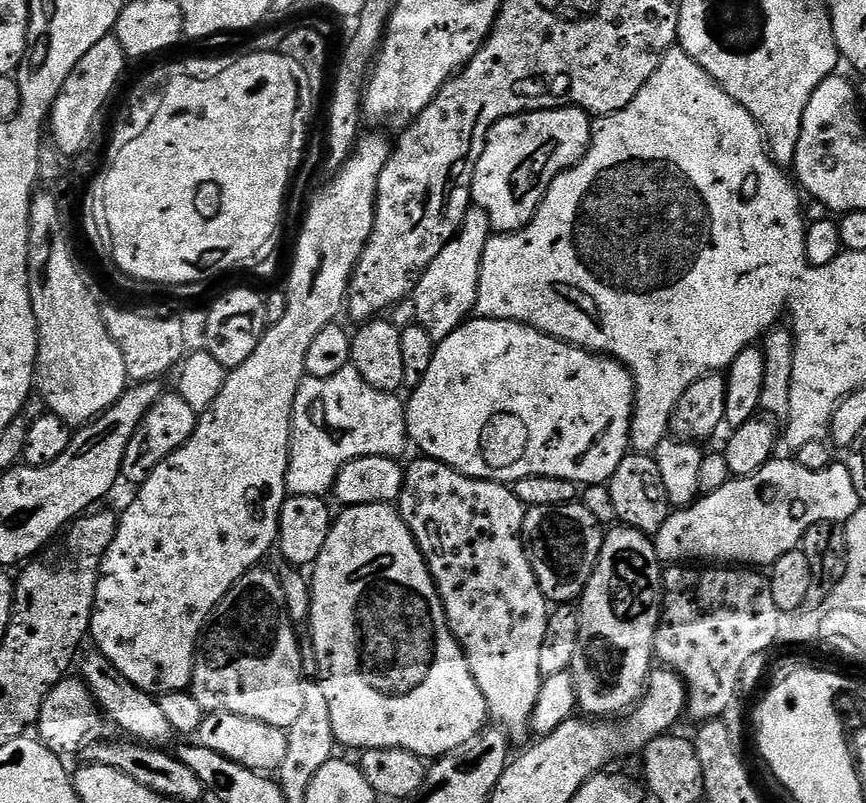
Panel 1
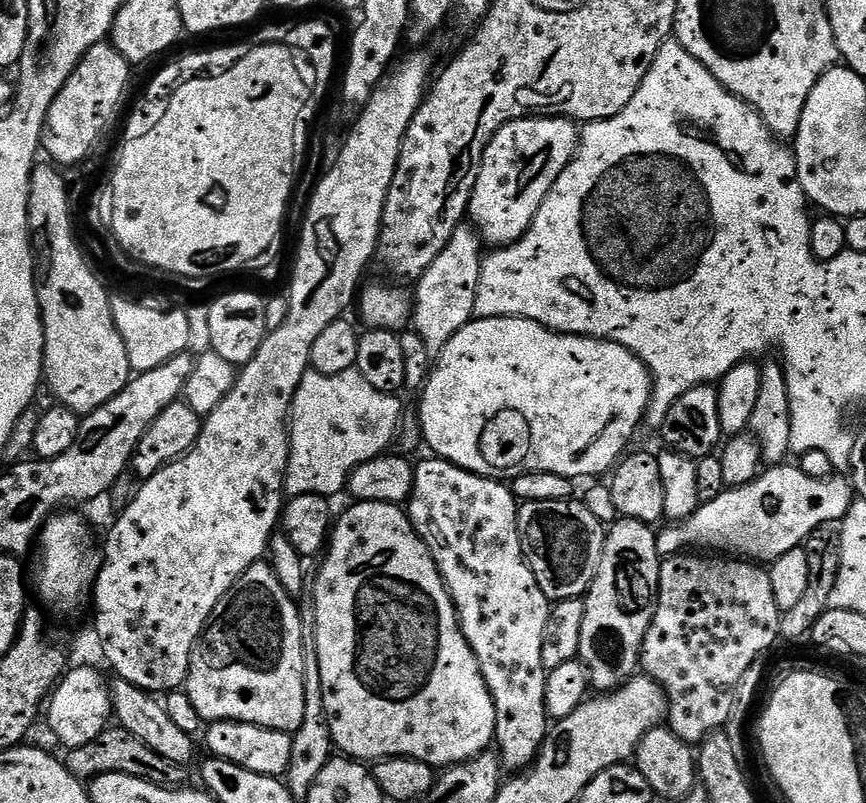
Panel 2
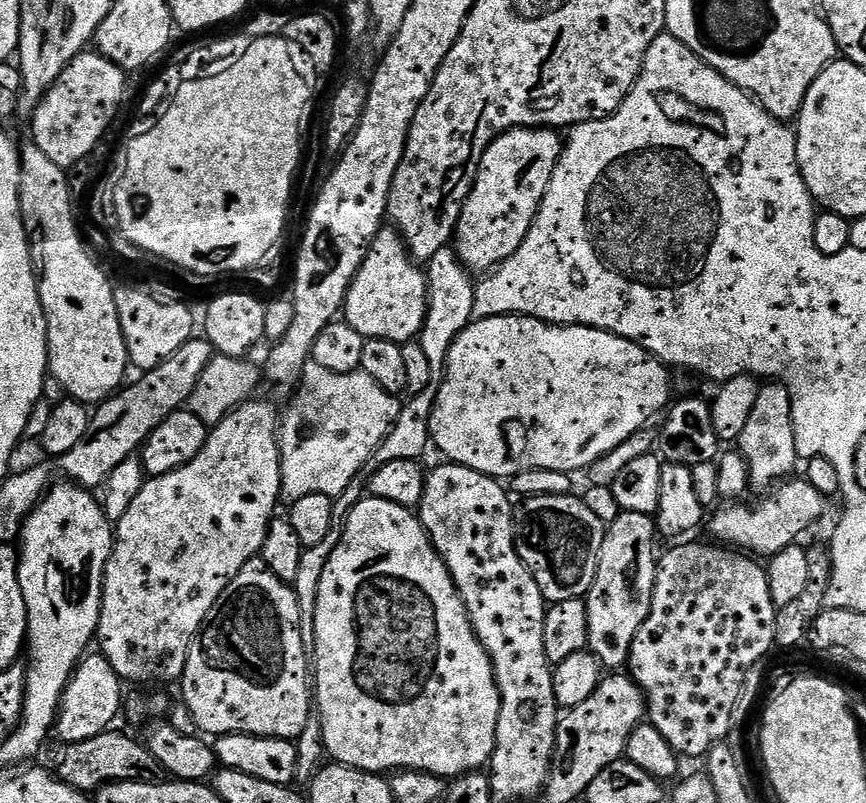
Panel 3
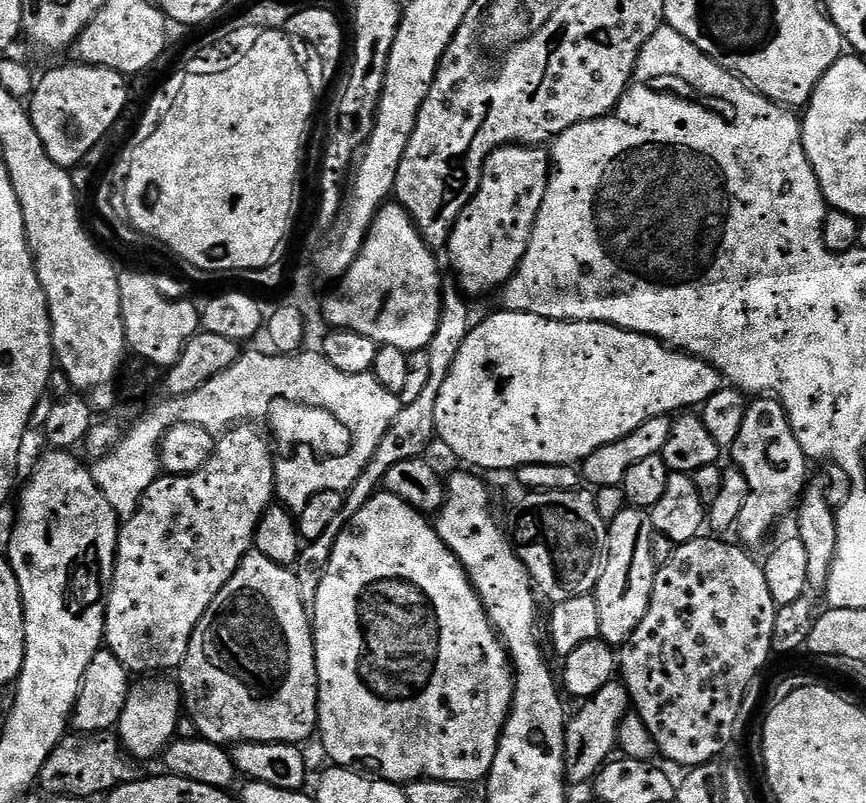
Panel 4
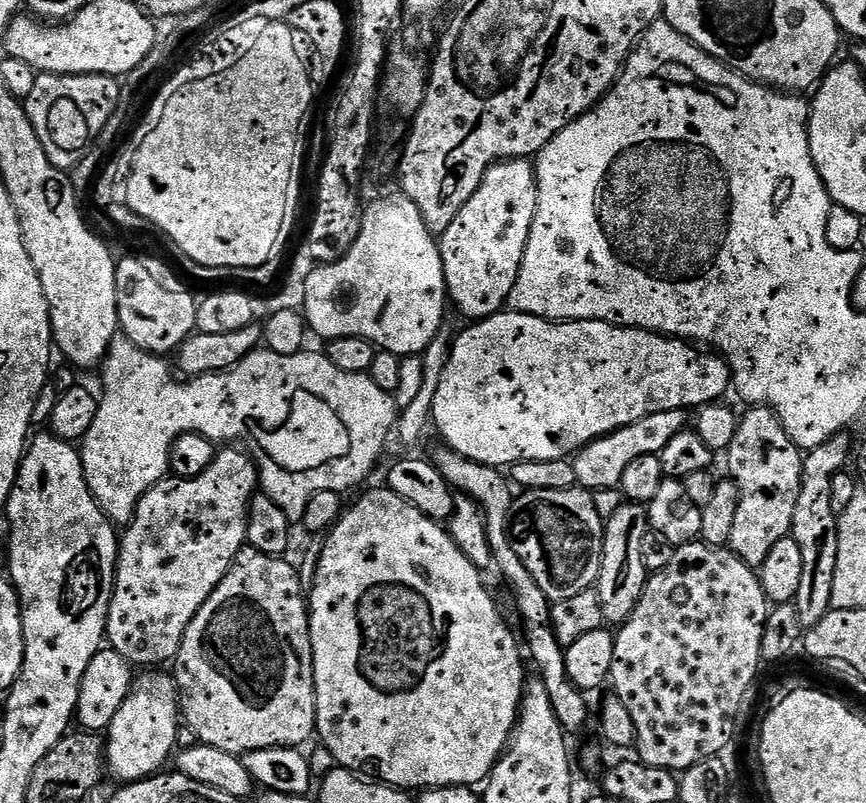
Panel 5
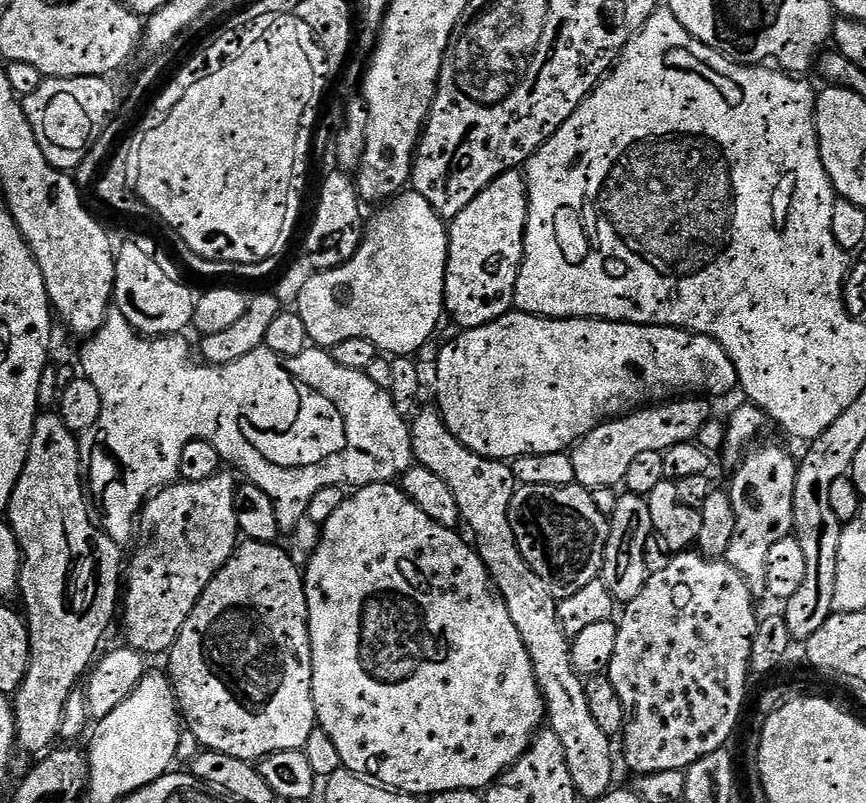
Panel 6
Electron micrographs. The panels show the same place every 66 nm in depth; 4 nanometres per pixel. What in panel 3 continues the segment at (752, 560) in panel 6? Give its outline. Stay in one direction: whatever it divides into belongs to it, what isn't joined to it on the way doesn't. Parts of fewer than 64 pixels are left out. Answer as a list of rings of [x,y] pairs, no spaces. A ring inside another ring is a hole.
[[[768,382],[761,387],[758,402],[754,402],[754,411],[743,428],[738,441],[738,451],[747,462],[749,483],[753,489],[769,489],[787,479],[800,459],[794,446],[794,422],[792,421],[792,403],[788,389],[779,382]]]

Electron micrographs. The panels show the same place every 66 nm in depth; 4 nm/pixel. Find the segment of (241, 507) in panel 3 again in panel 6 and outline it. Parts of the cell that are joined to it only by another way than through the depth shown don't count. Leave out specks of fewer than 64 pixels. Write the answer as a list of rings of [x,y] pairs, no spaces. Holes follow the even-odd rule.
[[[221,470],[214,474],[214,478],[206,478],[206,482],[173,482],[167,488],[160,489],[159,492],[148,497],[139,517],[138,524],[142,529],[148,528],[148,537],[144,540],[144,545],[136,552],[136,557],[132,560],[132,565],[126,568],[126,587],[122,592],[122,620],[124,616],[124,636],[127,647],[144,653],[145,657],[152,658],[161,652],[167,653],[174,646],[174,642],[178,638],[178,634],[182,630],[182,626],[186,626],[186,618],[190,618],[190,610],[194,610],[194,606],[202,598],[202,594],[206,590],[206,586],[210,586],[210,582],[214,578],[214,574],[218,574],[218,570],[222,570],[225,562],[232,557],[232,553],[238,547],[238,541],[241,539],[240,527],[238,526],[238,514],[234,514],[234,498],[236,497],[236,489],[238,480],[231,476],[233,473],[228,470]]]

